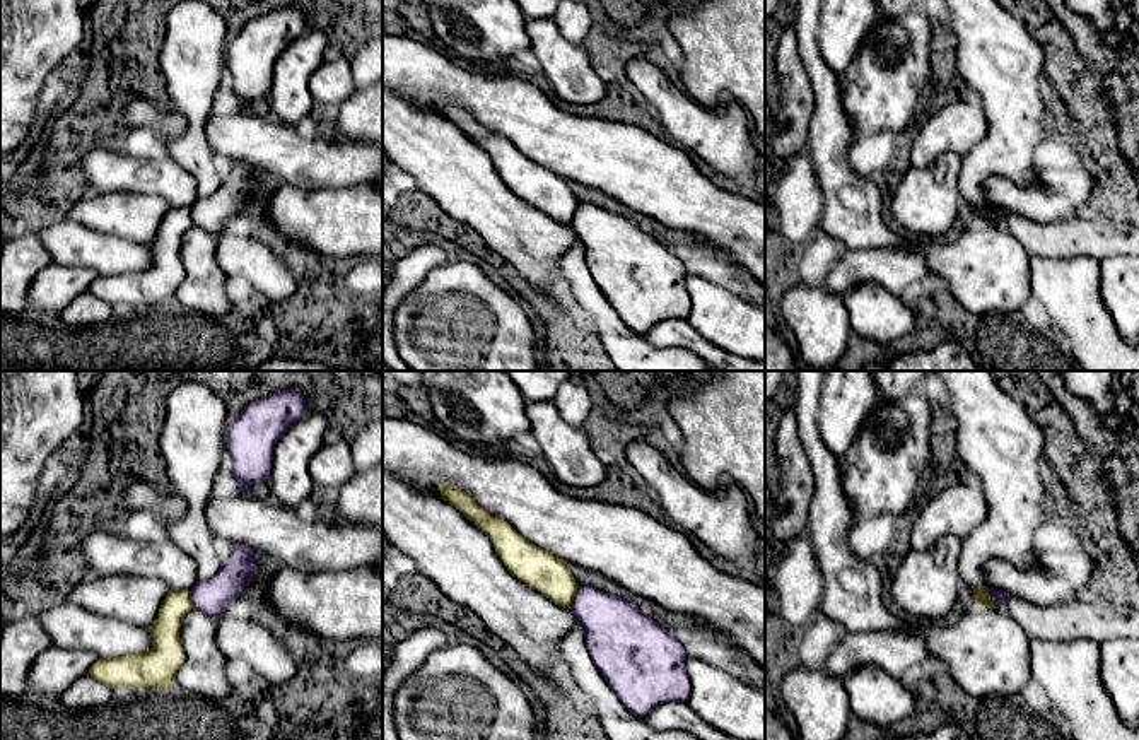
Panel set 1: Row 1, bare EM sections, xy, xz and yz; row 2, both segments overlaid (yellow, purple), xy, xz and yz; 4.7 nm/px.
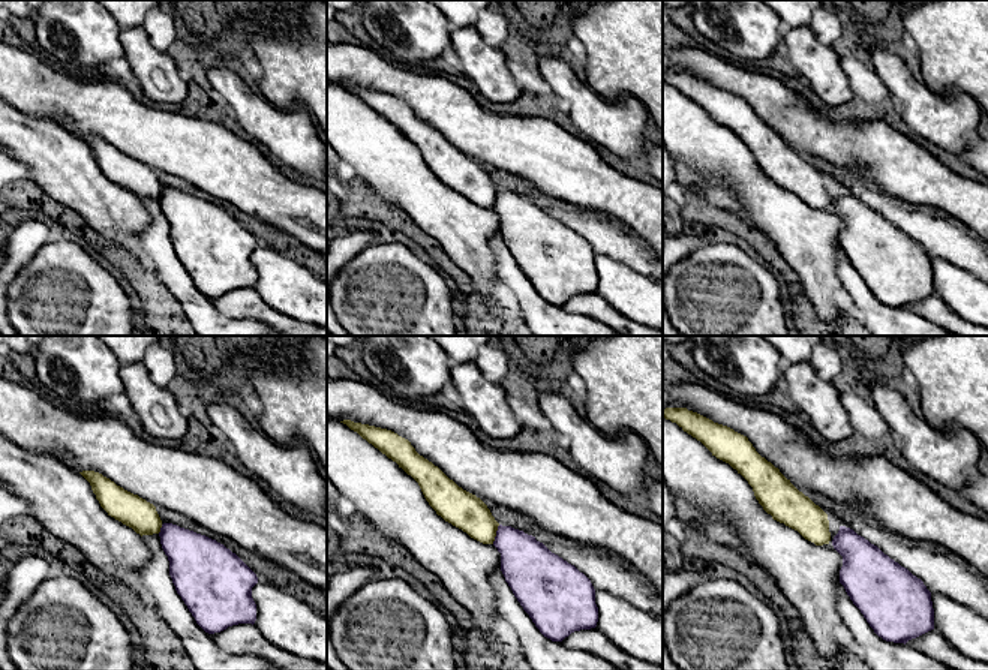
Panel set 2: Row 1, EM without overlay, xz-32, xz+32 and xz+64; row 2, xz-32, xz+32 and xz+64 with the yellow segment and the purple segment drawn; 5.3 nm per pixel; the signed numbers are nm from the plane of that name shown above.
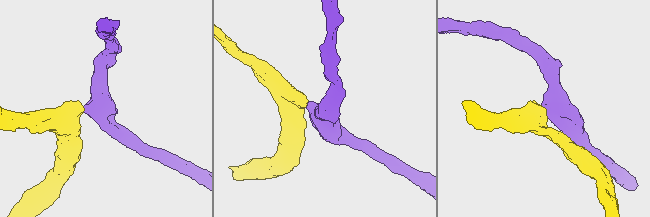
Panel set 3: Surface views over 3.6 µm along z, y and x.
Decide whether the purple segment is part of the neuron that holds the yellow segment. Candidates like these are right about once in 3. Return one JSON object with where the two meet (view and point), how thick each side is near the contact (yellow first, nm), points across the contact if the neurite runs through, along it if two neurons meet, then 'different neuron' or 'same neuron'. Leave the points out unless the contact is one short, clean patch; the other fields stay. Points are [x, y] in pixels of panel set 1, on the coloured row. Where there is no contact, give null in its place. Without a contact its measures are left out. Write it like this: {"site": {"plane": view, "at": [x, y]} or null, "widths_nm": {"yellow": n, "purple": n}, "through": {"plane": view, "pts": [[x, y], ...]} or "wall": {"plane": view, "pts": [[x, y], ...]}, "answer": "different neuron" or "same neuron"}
{"site": {"plane": "xz", "at": [574, 595]}, "widths_nm": {"yellow": 190, "purple": 280}, "wall": {"plane": "xz", "pts": [[579, 587], [569, 607]]}, "answer": "different neuron"}

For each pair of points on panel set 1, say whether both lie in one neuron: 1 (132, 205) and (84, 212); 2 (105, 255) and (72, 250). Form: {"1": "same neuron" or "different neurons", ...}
{"1": "same neuron", "2": "same neuron"}

